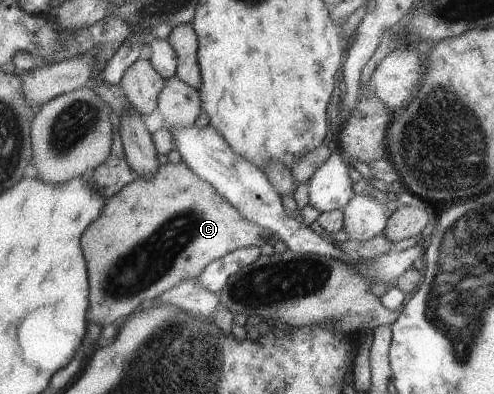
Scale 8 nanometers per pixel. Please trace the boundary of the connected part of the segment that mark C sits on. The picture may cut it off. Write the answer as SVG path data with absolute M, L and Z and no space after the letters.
M183 163L159 165L153 179L137 177L123 185L118 193L106 200L101 215L87 225L81 235L82 251L88 269L88 323L113 323L121 316L135 313L144 302L173 289L185 279L198 277L209 263L246 246L261 248L272 242L271 231L247 221L229 201L225 201L213 185L201 181Z

